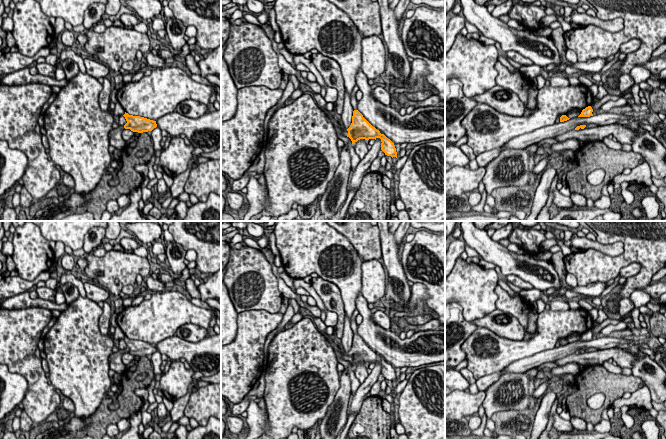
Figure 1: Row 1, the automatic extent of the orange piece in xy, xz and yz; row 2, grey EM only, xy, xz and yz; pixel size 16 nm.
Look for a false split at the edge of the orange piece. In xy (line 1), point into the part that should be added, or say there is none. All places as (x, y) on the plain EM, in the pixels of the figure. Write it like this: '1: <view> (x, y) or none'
1: xy (115, 359)

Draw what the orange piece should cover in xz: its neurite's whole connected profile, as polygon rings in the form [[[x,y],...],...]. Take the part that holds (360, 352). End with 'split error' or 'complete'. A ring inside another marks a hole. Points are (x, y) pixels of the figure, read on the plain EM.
[[[314,317],[313,322],[318,331],[326,337],[332,348],[341,353],[342,359],[351,363],[352,368],[360,363],[365,363],[368,365],[369,363],[376,364],[377,362],[380,362],[382,366],[381,374],[385,377],[385,379],[391,380],[392,382],[397,382],[394,367],[384,358],[381,358],[379,354],[373,351],[358,334],[353,335],[352,347],[348,353],[345,353],[342,352],[338,345],[326,334],[325,330],[327,326],[320,318]]]; split error

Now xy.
[[[126,336],[123,340],[125,341],[127,347],[124,350],[119,350],[109,356],[110,369],[115,373],[122,374],[125,371],[126,365],[122,362],[122,355],[124,353],[130,353],[133,356],[143,357],[152,355],[157,351],[156,345],[144,341],[129,339]]]; split error

